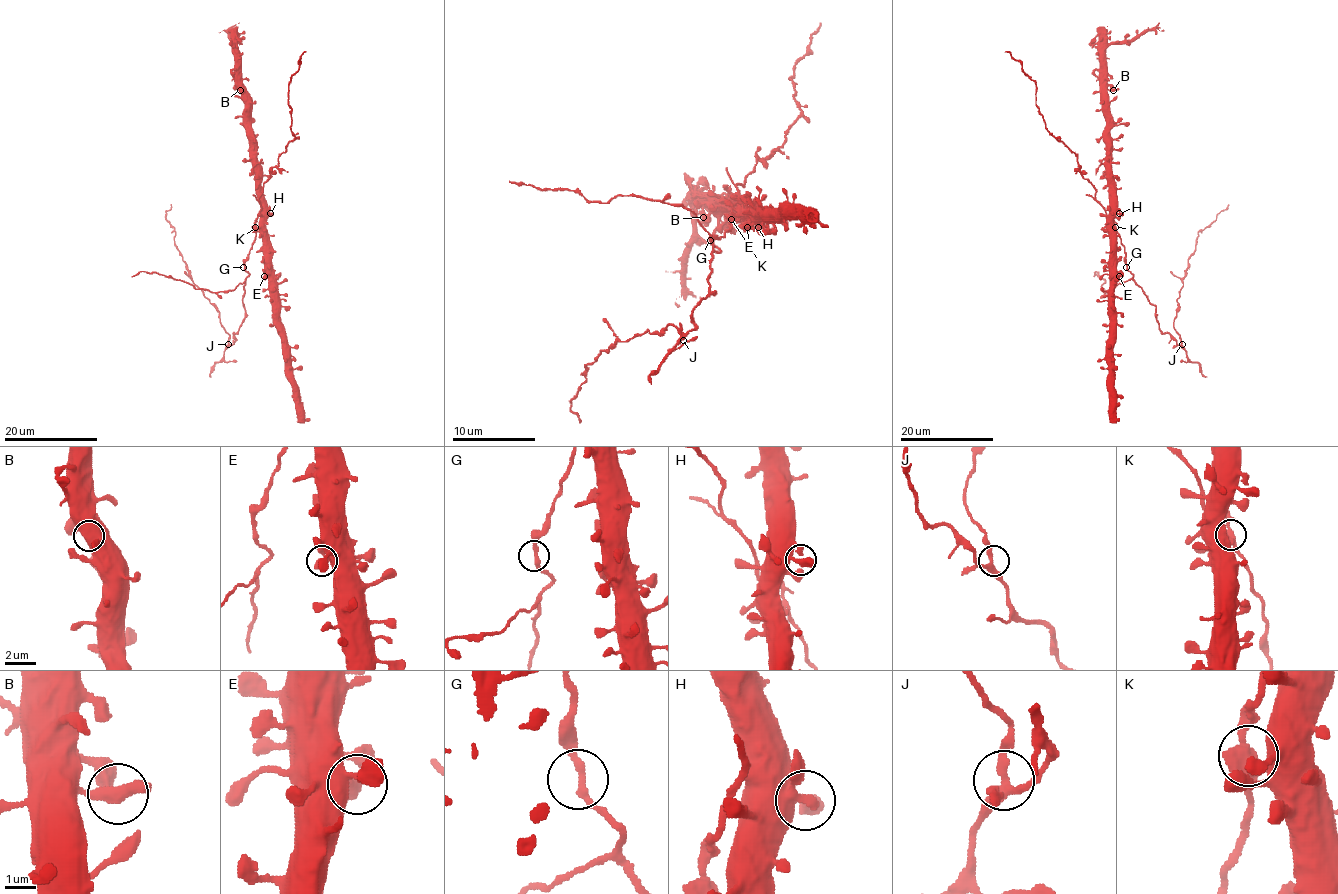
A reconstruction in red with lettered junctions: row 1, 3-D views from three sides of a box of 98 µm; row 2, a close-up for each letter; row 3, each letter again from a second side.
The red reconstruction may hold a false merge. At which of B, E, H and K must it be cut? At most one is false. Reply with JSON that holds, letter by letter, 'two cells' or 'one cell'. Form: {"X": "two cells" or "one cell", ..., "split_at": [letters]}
{"B": "one cell", "E": "one cell", "H": "one cell", "K": "one cell", "split_at": []}

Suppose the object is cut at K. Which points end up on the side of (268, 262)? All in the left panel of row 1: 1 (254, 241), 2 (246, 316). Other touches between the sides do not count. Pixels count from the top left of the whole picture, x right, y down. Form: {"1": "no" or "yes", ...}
{"1": "no", "2": "no"}

